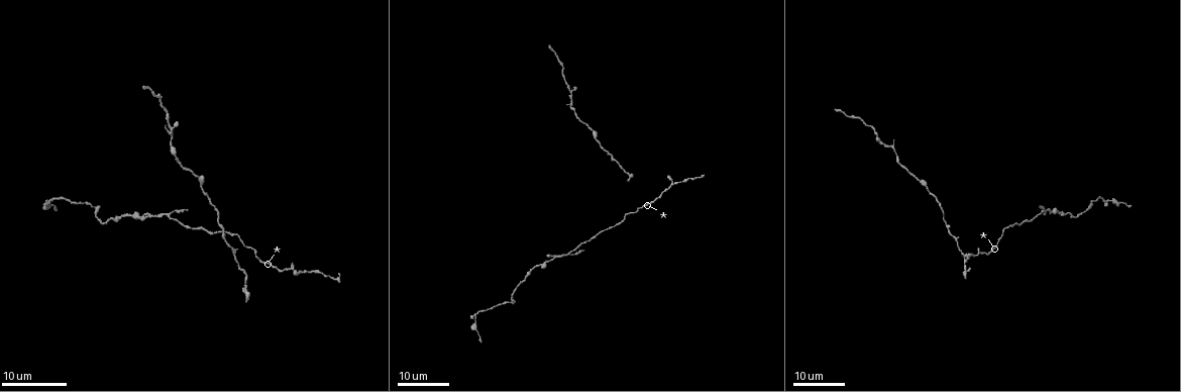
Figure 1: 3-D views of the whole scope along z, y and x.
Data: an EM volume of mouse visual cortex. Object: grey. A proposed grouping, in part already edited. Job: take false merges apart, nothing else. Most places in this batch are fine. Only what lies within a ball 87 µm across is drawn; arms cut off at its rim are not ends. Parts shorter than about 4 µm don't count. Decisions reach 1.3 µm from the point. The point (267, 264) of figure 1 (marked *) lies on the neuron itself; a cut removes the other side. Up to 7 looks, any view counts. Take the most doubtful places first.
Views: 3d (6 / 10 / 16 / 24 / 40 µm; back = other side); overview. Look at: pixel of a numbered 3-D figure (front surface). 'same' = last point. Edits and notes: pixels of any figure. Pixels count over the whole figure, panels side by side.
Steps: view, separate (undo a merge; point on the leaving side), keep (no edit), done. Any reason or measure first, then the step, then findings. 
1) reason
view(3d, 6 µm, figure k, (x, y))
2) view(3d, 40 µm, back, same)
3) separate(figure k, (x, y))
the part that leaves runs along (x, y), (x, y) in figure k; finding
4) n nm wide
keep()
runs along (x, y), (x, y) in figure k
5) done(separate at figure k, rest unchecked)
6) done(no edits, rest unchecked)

calibre changes
view(3d, 16 µm, figure 1, (572, 101))

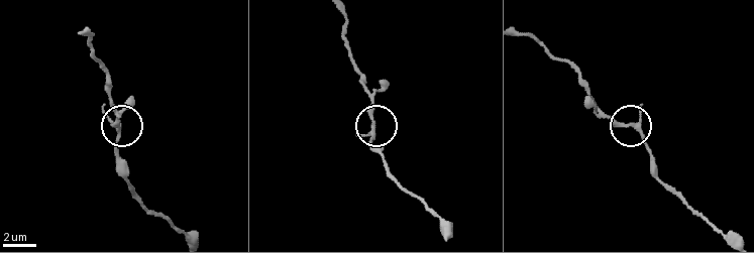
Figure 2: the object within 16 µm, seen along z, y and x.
closer look
view(3d, 10 µm, figure 2, (629, 124))

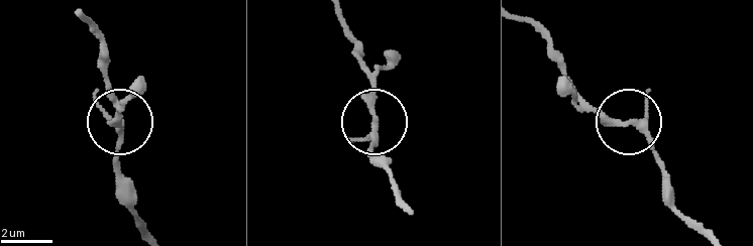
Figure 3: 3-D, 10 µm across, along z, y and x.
230 nm wide
keep()
runs along (146, 231), (118, 159), (118, 103) in figure 3; all the same neuron

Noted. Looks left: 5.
thin neck
view(3d, 16 µm, figure 1, (978, 255))

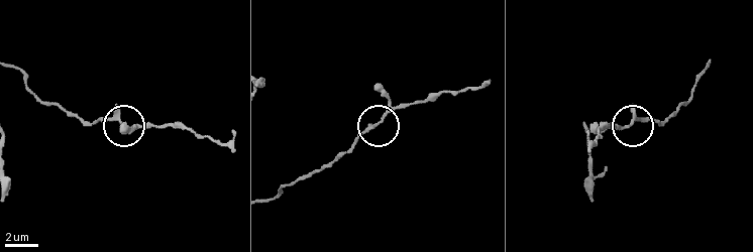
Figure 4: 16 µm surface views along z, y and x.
zoom in
view(3d, 6 µm, figure 4, (626, 127))

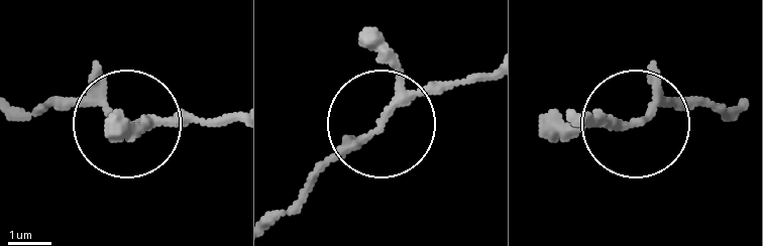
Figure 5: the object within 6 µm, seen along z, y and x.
view(3d, 6 µm, back, figure 5, (632, 121))

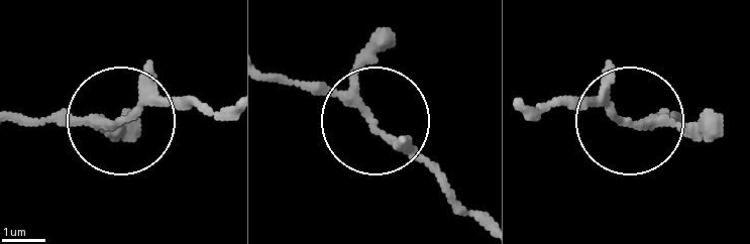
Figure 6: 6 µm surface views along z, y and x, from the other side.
3 arms
keep()
runs along (478, 221), (392, 134), (337, 98), (272, 77) in figure 6; continuous, no second neuron

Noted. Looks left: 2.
calibre changes
view(3d, 24 µm, figure 1, (198, 176))

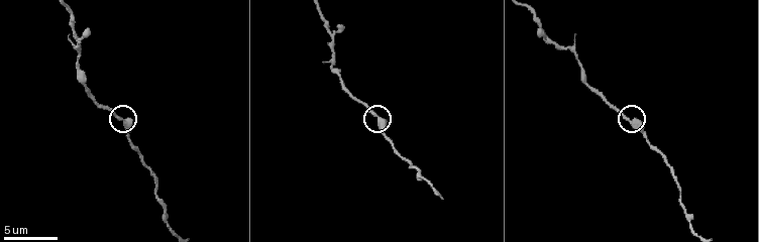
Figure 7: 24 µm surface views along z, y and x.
view(3d, 6 µm, figure 7, (628, 121))

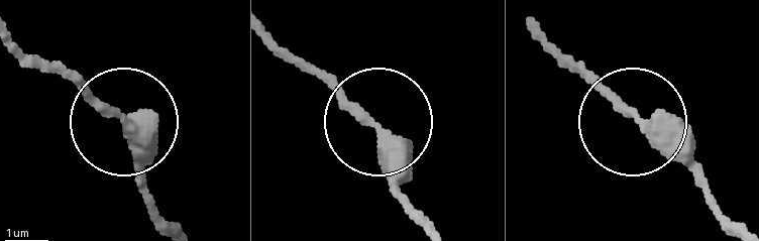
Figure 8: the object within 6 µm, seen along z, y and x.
keep()
runs along (170, 226), (151, 204), (133, 128), (65, 67) in figure 8; continuous, no second neuron

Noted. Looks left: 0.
done(no edits, rest unchecked)

